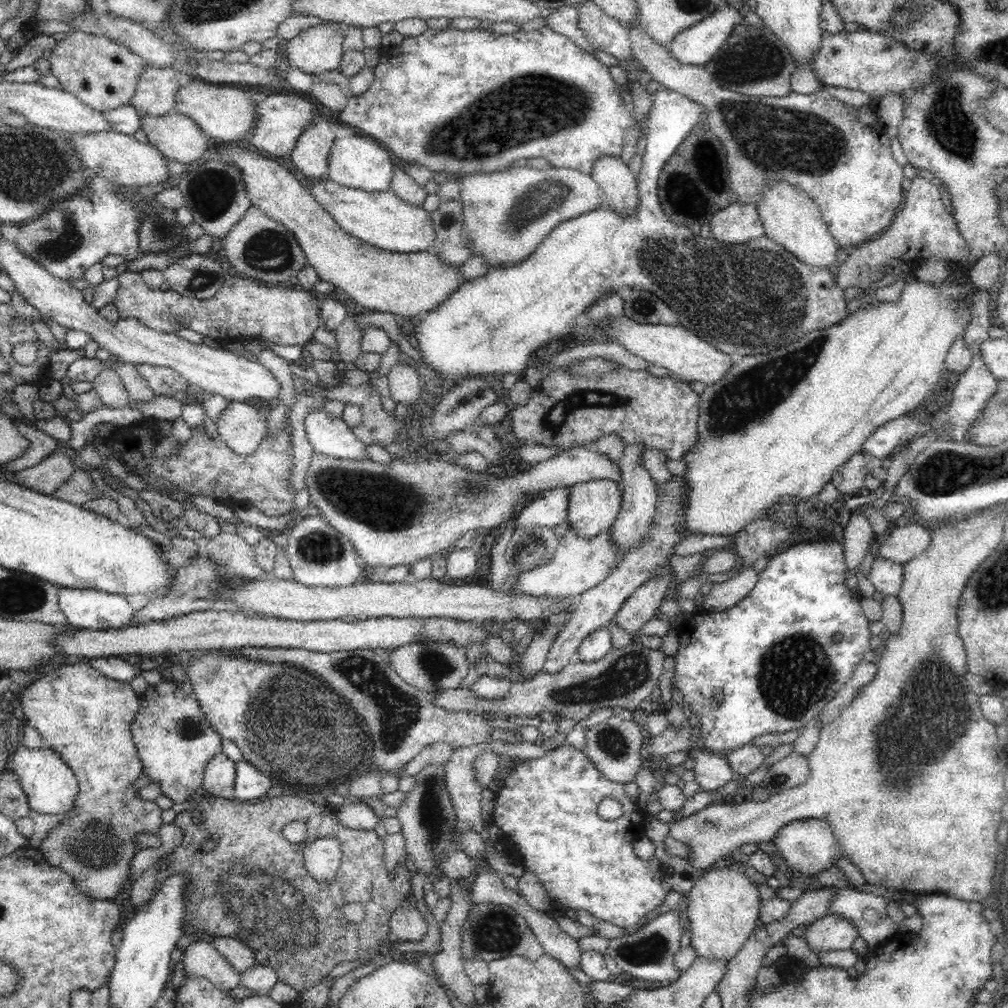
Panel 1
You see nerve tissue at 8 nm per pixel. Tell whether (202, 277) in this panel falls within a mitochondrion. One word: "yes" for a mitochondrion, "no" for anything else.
yes

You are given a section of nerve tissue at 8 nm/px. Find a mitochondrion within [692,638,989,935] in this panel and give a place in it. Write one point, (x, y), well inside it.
(933, 715)

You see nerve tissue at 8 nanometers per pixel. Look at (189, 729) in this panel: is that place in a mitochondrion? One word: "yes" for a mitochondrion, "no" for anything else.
no

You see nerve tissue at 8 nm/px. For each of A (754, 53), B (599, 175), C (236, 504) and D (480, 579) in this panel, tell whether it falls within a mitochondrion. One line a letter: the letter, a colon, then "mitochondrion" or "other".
A: other
B: other
C: other
D: other

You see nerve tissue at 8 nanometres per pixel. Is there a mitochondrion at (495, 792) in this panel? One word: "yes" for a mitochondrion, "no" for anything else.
no

